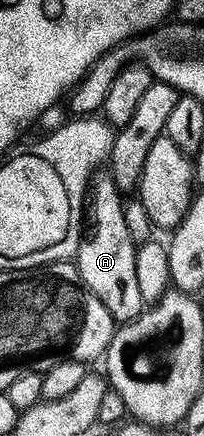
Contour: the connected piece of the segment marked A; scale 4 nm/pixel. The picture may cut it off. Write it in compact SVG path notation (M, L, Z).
M123 201L87 203L86 225L74 261L86 288L106 304L106 312L110 312L110 316L120 324L134 321L146 309L134 273L136 248L137 243L133 242L126 228Z

